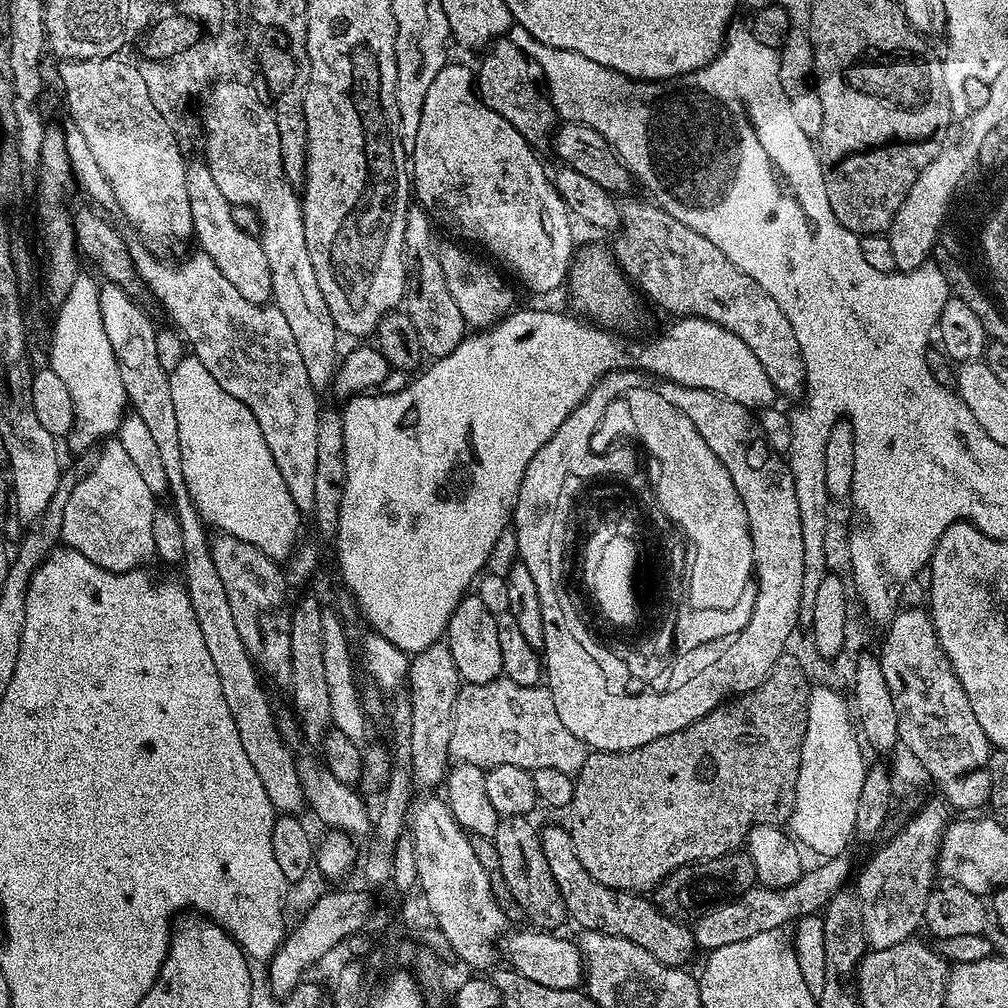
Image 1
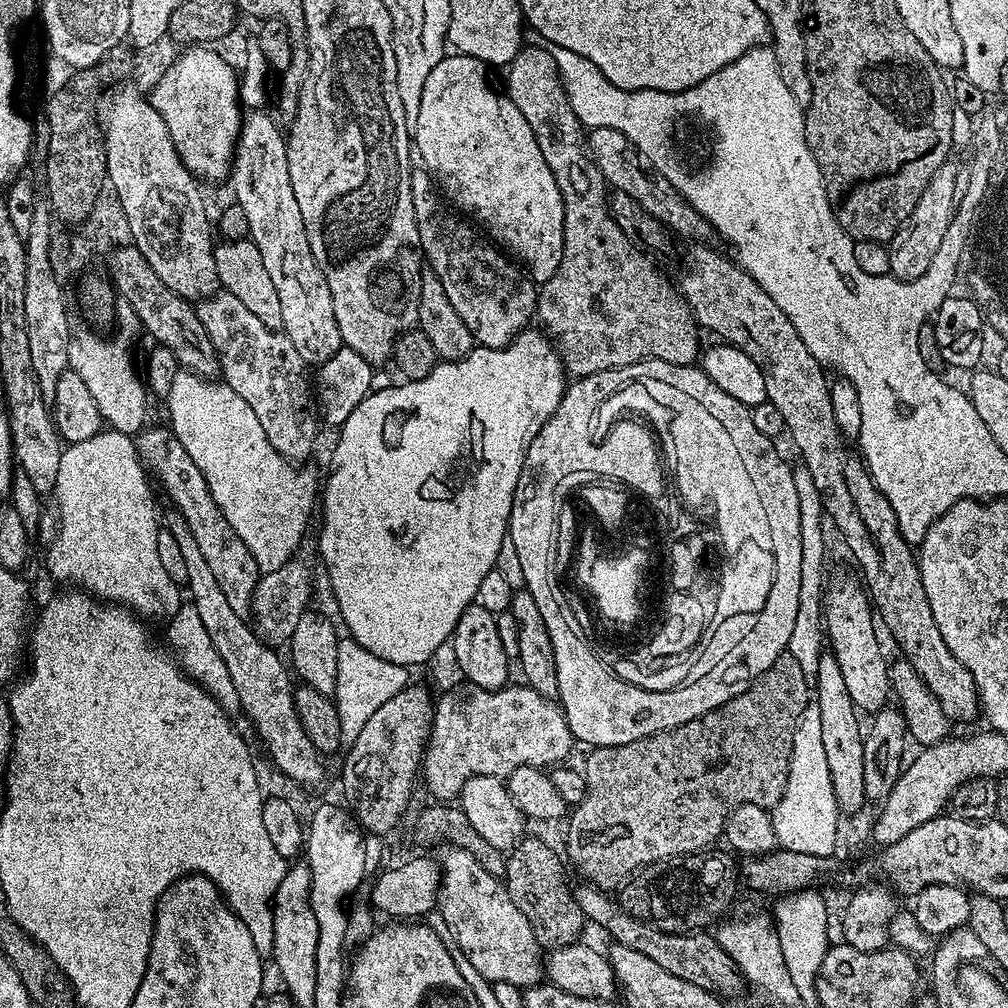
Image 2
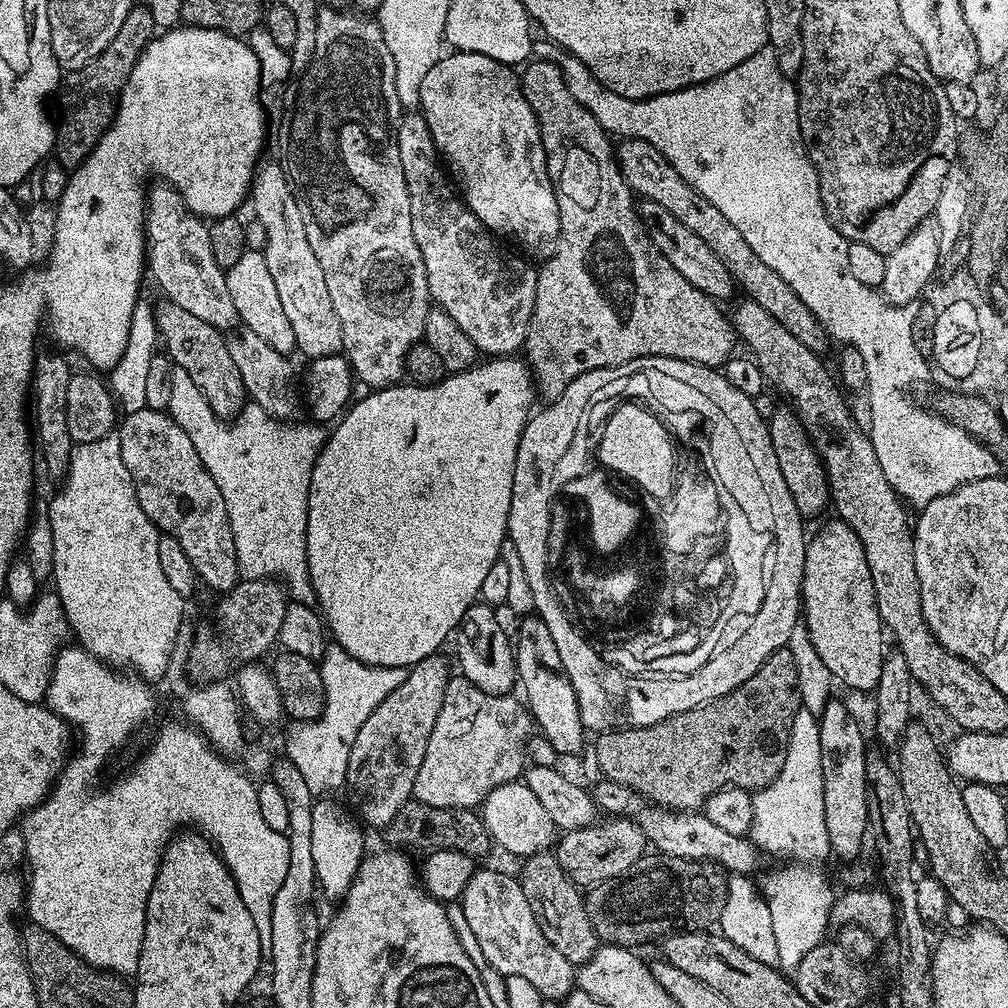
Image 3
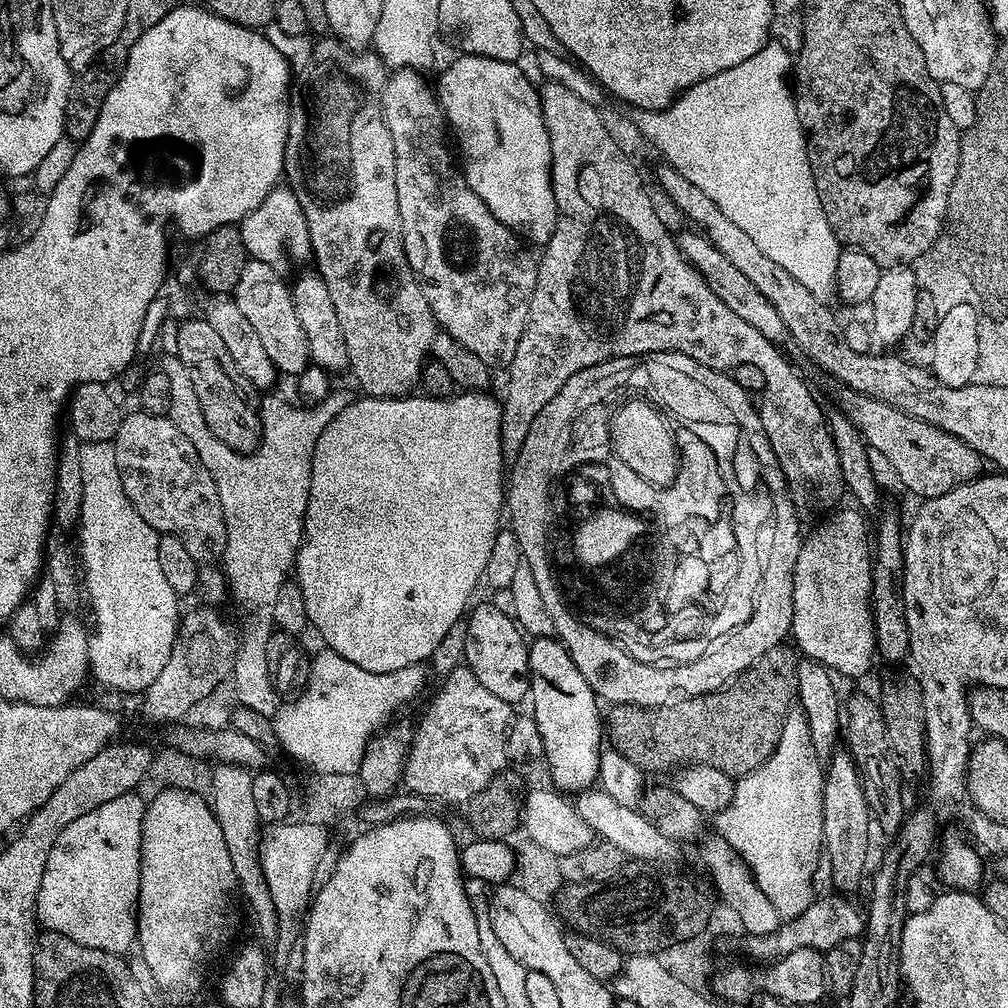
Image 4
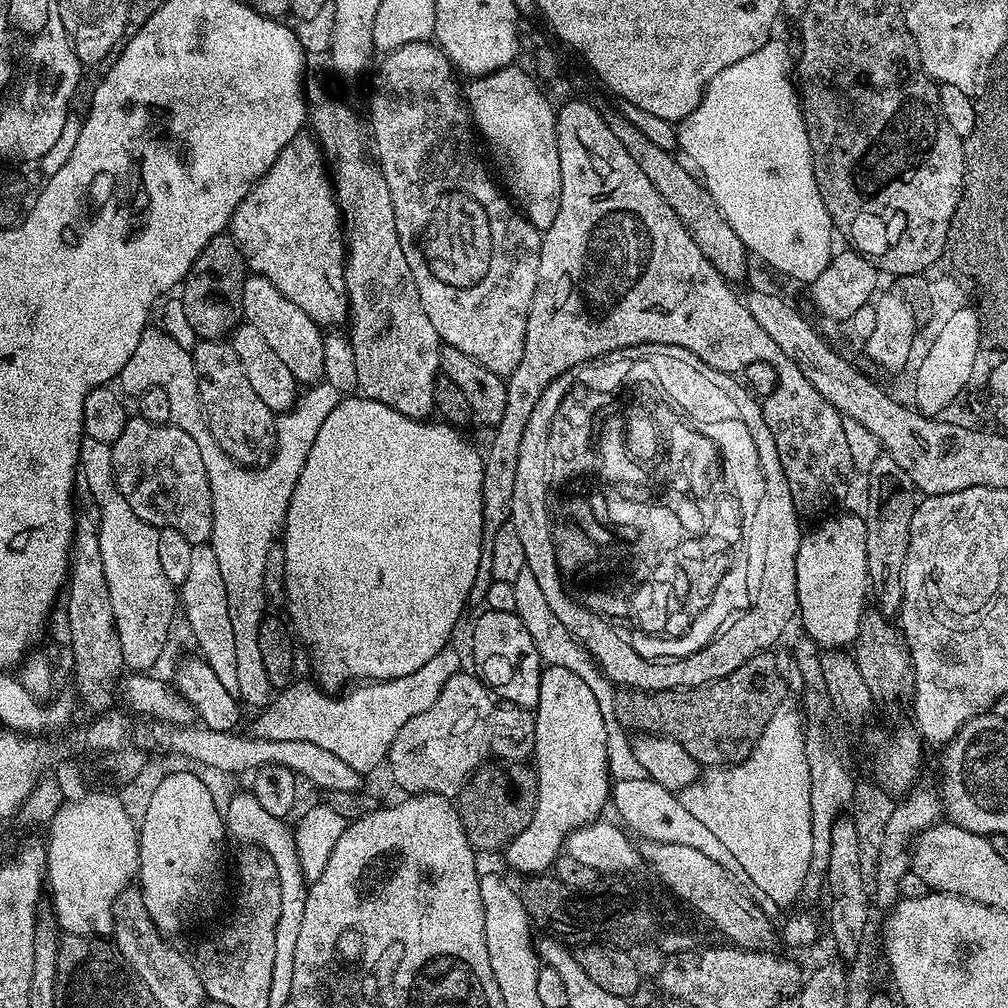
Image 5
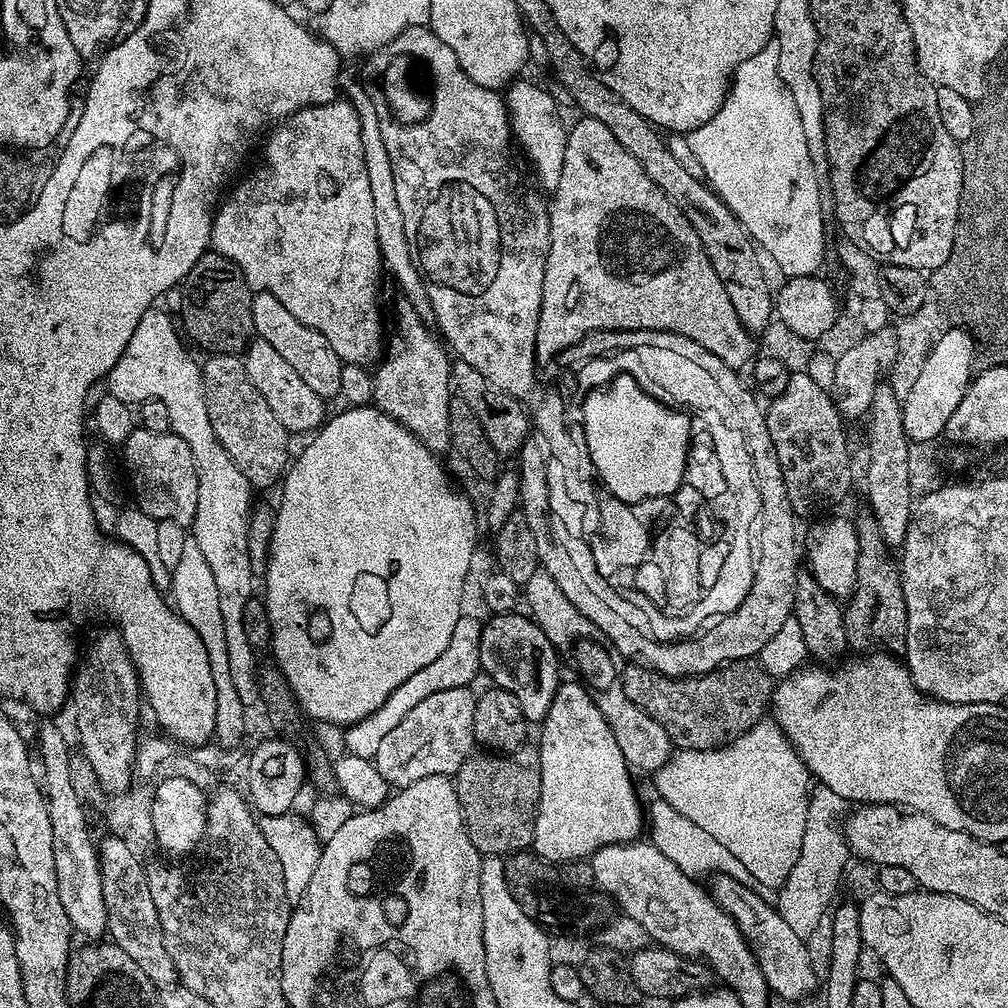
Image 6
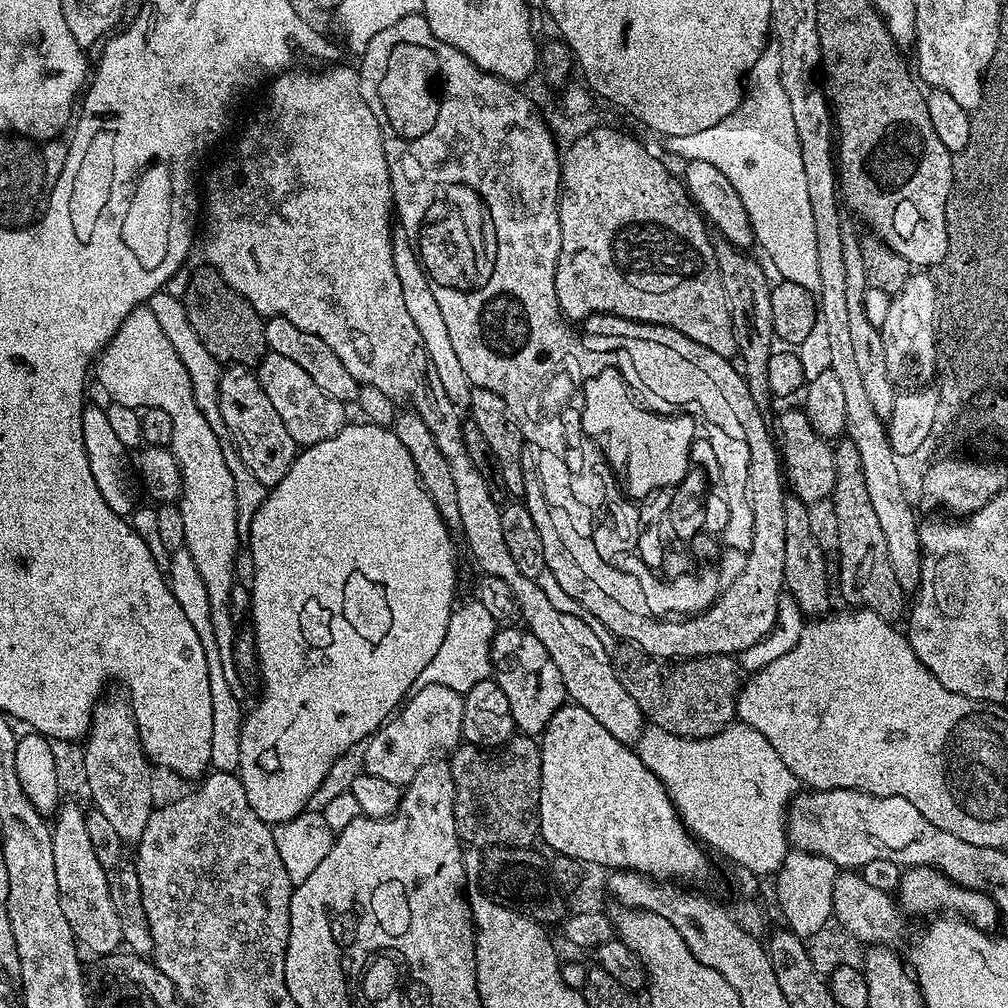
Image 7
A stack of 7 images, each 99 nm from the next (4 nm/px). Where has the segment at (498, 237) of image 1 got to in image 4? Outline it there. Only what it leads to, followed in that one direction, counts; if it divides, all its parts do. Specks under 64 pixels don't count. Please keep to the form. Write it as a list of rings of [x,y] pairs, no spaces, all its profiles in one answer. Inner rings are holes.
[[[460,54],[457,57],[457,60],[441,74],[440,81],[435,81],[434,91],[436,101],[439,102],[440,109],[444,111],[447,127],[451,131],[452,128],[456,131],[456,140],[460,143],[460,152],[464,155],[464,164],[462,163],[464,180],[470,186],[470,190],[474,190],[474,194],[478,194],[478,198],[482,198],[482,202],[486,202],[486,210],[490,210],[490,214],[494,214],[494,218],[498,218],[498,222],[502,222],[502,226],[506,226],[525,241],[531,242],[533,240],[537,246],[543,246],[548,243],[548,239],[552,237],[556,229],[556,199],[552,189],[550,138],[546,130],[546,122],[542,118],[542,106],[540,105],[540,93],[537,85],[534,86],[528,81],[528,76],[519,68],[521,66],[519,63],[510,60],[495,60],[485,56],[469,56],[467,54]]]

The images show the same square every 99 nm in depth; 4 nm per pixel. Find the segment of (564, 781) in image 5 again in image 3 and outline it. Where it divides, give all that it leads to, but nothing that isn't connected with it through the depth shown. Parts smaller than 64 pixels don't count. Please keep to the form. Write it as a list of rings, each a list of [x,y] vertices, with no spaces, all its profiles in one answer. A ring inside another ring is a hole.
[[[529,614],[519,624],[520,629],[516,636],[514,632],[516,675],[519,687],[528,691],[526,707],[532,713],[535,727],[553,744],[558,753],[579,753],[585,747],[586,729],[580,720],[580,707],[574,694],[574,686],[570,686],[570,678],[562,666],[562,658],[558,658],[558,646],[554,646],[554,638],[540,616]]]

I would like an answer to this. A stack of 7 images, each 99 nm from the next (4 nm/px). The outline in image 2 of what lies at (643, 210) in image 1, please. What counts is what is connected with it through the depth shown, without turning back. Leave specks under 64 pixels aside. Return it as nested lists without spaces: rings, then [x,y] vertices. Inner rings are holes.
[[[704,242],[693,243],[689,247],[692,249],[684,256],[685,272],[680,276],[678,291],[688,303],[692,317],[696,319],[701,329],[709,328],[716,338],[745,352],[758,366],[766,382],[767,403],[778,406],[778,411],[782,413],[787,435],[789,437],[792,435],[792,440],[800,451],[802,464],[809,468],[810,475],[821,492],[825,513],[830,518],[832,515],[837,530],[844,535],[845,546],[852,551],[857,566],[864,571],[862,580],[866,585],[872,607],[878,615],[879,623],[890,628],[903,659],[908,660],[910,666],[914,666],[918,678],[922,678],[930,694],[938,698],[938,704],[942,706],[949,721],[972,720],[975,716],[979,717],[982,709],[980,696],[974,686],[974,678],[970,670],[966,670],[966,666],[962,666],[962,662],[958,662],[958,658],[950,654],[950,646],[946,646],[942,633],[938,631],[938,622],[934,622],[934,610],[930,610],[930,602],[926,598],[926,586],[922,586],[917,553],[913,545],[908,544],[906,538],[902,538],[898,530],[898,518],[894,518],[894,510],[890,510],[890,502],[886,502],[882,492],[874,486],[872,475],[868,473],[863,459],[853,449],[853,453],[848,449],[849,441],[839,430],[831,406],[830,380],[824,377],[826,375],[824,365],[816,361],[814,354],[810,354],[810,350],[806,350],[806,342],[798,338],[798,330],[794,330],[794,322],[790,322],[790,318],[782,314],[778,302],[774,302],[774,298],[770,298],[770,294],[766,294],[766,290],[758,286],[756,279],[745,268],[740,267],[731,255],[723,256],[722,253],[708,247],[712,246]]]

